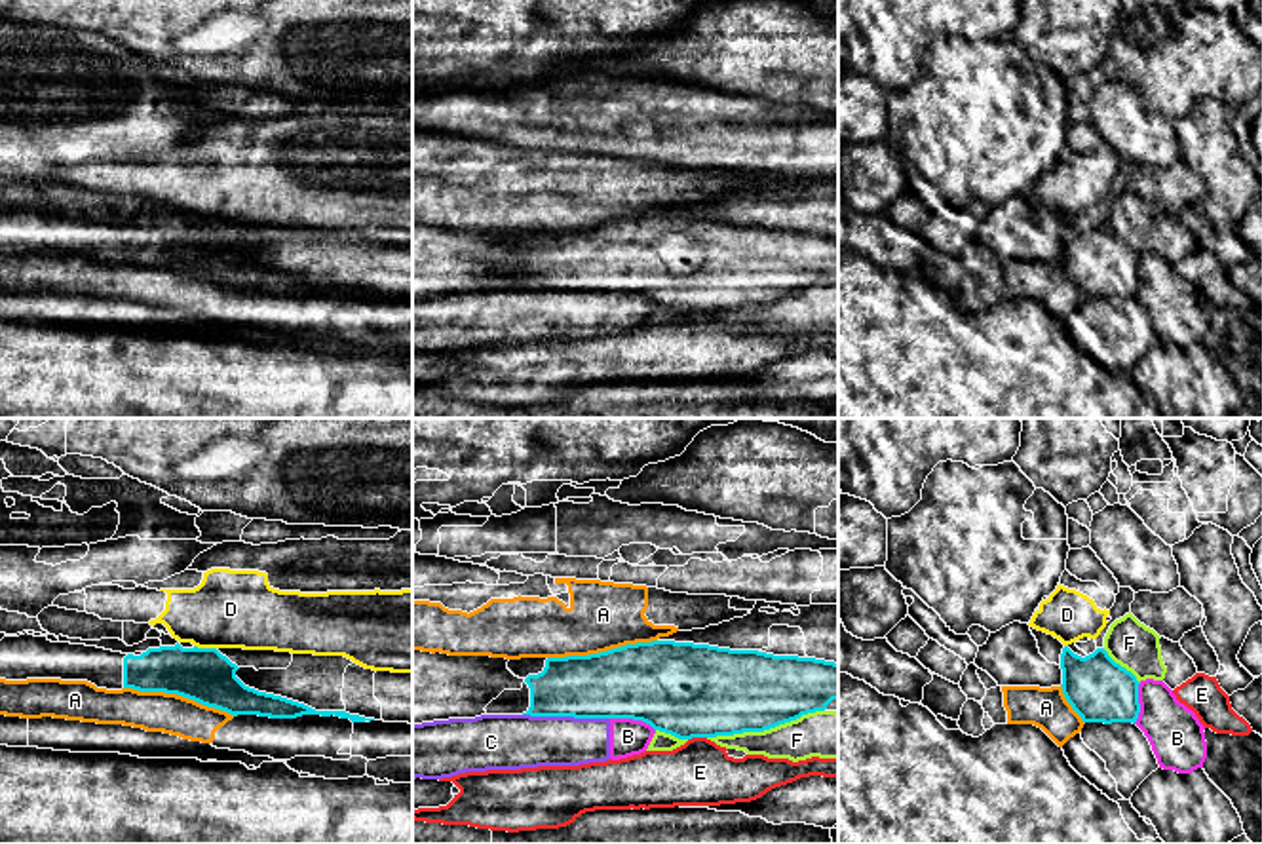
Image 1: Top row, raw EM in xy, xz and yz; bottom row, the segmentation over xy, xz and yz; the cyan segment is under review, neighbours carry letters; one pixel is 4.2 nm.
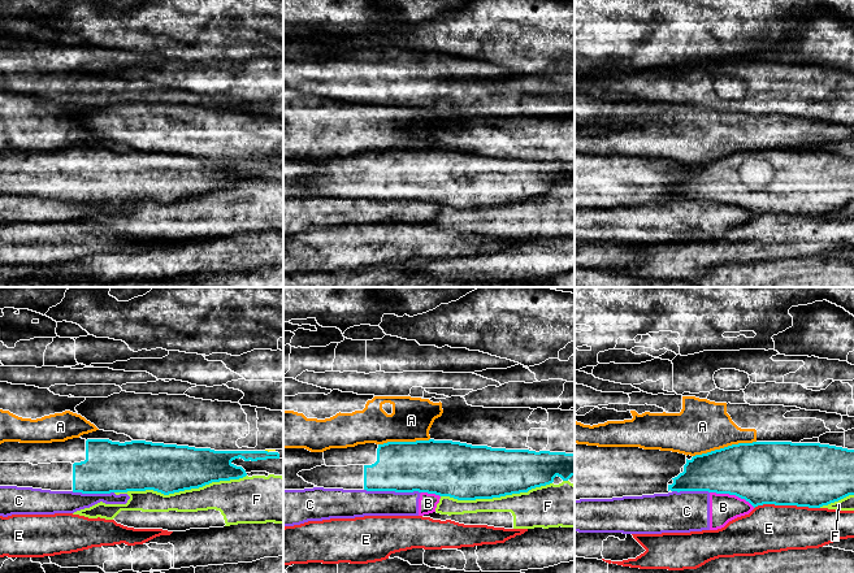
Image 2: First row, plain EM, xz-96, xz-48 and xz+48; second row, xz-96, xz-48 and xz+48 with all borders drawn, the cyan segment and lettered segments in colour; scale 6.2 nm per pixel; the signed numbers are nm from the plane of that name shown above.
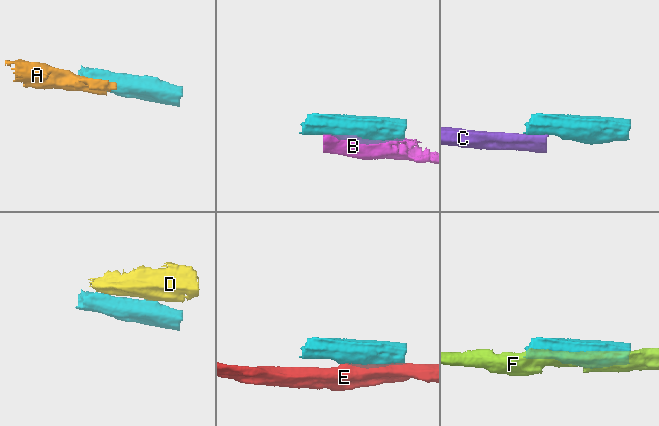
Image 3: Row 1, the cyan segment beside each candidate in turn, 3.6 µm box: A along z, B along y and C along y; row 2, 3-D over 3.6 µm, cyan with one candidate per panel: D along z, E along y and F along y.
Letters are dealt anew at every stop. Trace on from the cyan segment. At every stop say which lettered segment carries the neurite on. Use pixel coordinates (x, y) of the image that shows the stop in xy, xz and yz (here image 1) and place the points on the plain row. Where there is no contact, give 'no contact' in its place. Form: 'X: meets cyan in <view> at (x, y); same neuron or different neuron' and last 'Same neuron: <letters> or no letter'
A: meets cyan in xy at (179, 268); different neuron
B: meets cyan in xz at (633, 293); different neuron
C: meets cyan in xz at (567, 289); different neuron
D: meets cyan in xy at (206, 223); different neuron
E: meets cyan in xz at (696, 310); different neuron
F: meets cyan in xz at (764, 303); different neuron
Same neuron: no letter

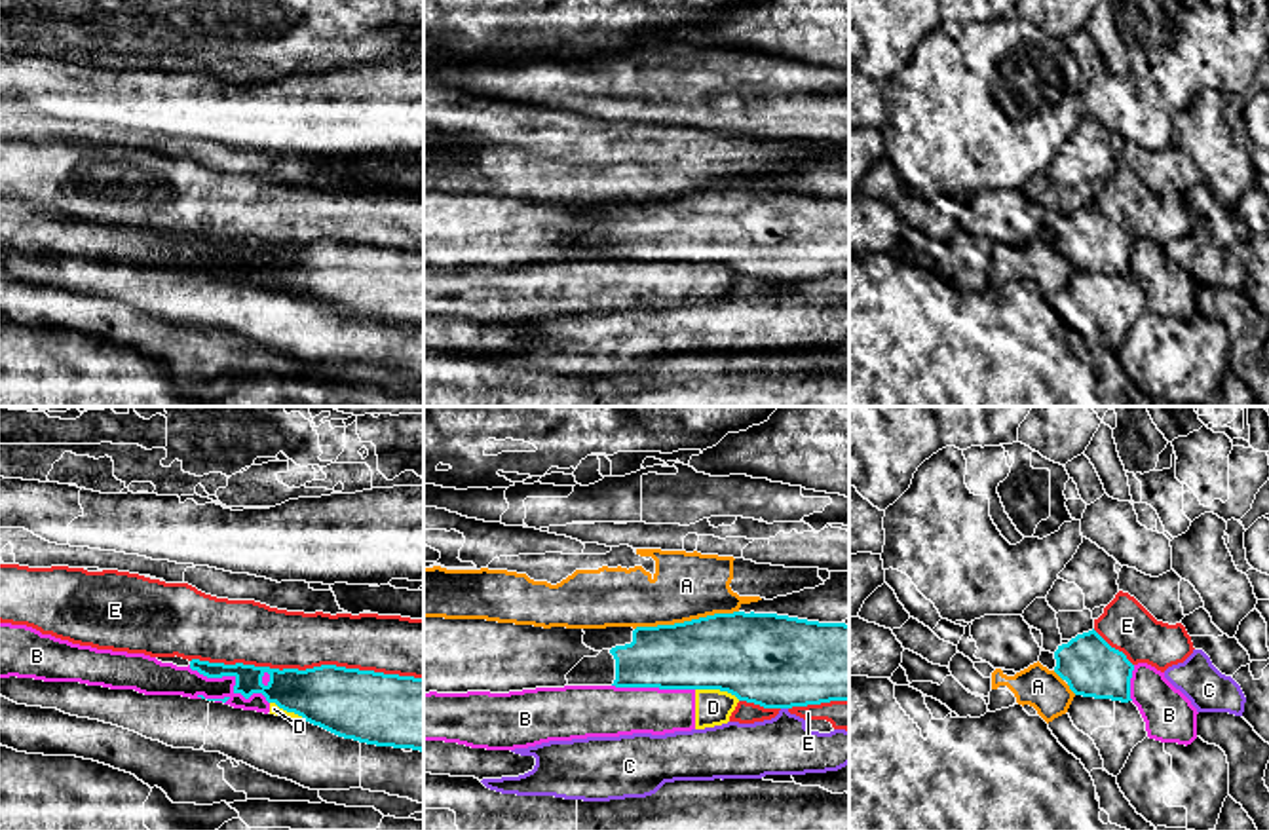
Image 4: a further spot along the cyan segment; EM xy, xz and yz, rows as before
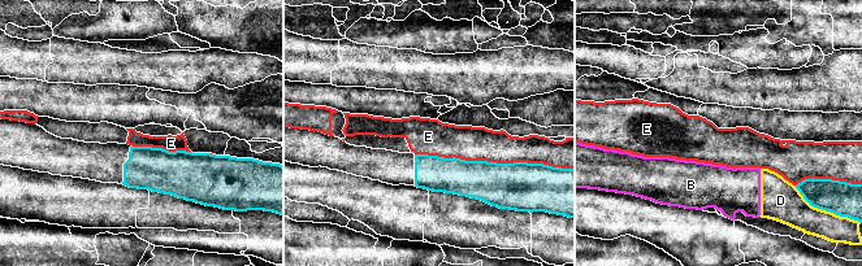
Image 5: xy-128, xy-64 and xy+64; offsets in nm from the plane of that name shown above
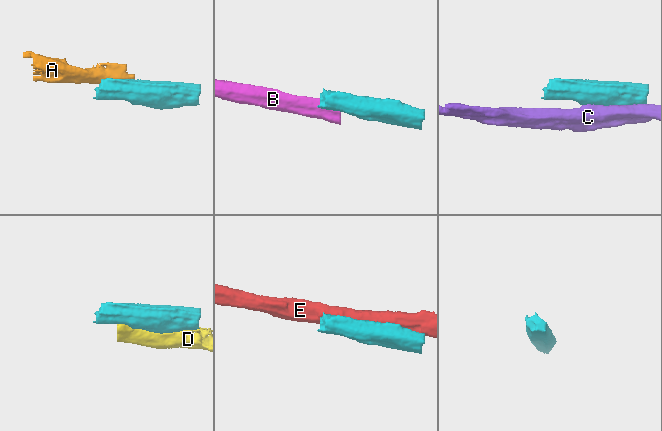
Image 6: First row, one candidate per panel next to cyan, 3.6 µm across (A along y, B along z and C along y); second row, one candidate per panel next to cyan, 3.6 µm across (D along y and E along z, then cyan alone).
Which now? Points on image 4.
A: meets cyan in xz at (686, 196); different neuron
B: meets cyan in xy at (236, 255); different neuron
C: meets cyan in xz at (785, 282); different neuron
D: meets cyan in xz at (719, 263); different neuron
E: meets cyan in xy at (306, 244); different neuron
Same neuron: no letter

